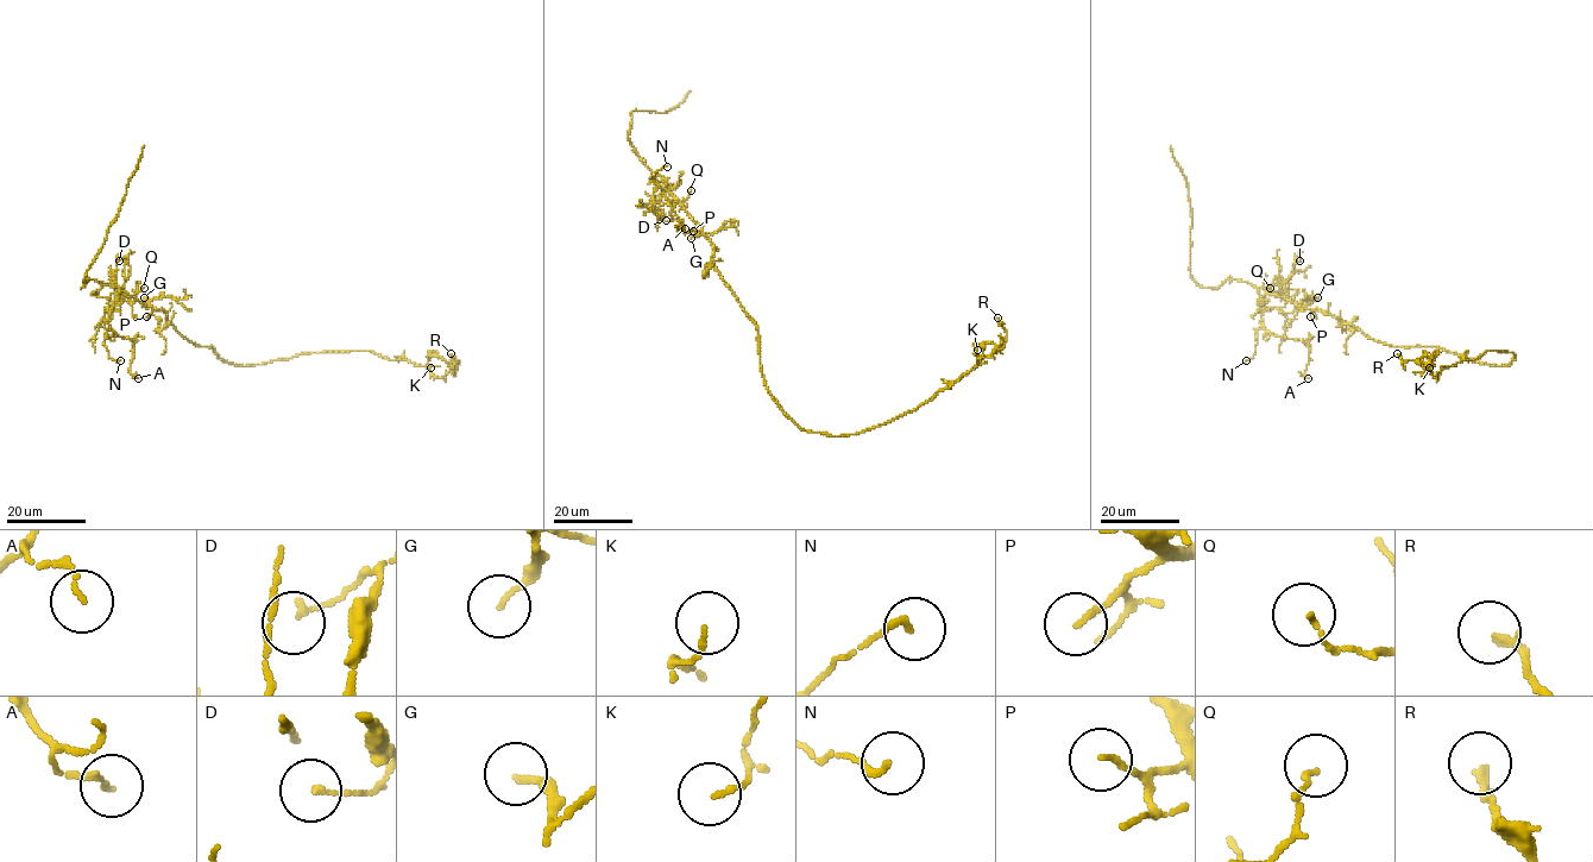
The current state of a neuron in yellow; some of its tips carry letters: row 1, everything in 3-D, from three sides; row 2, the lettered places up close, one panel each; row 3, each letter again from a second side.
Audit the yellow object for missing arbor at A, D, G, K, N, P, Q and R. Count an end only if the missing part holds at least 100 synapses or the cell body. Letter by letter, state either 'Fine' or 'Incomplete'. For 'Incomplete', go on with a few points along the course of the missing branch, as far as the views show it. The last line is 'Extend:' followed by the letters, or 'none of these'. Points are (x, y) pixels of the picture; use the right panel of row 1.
A: Fine
D: Fine
G: Fine
K: Fine
N: Fine
P: Fine
Q: Fine
R: Fine
Extend: none of these

